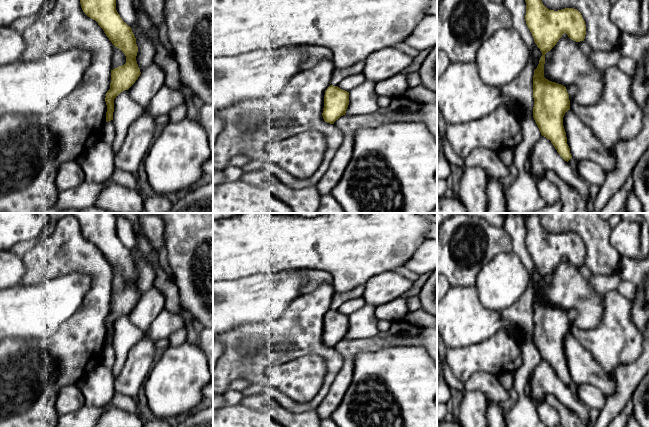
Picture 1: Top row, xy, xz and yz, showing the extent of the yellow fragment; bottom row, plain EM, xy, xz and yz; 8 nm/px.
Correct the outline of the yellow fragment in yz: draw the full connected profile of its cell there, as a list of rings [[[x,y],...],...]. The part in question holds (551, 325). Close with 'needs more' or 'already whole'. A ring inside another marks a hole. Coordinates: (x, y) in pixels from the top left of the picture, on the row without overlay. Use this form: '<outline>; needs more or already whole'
[[[538,213],[524,218],[526,226],[526,248],[540,273],[542,280],[533,300],[533,342],[541,359],[551,365],[565,384],[572,380],[567,368],[563,341],[570,334],[570,324],[565,310],[544,301],[545,278],[550,275],[564,257],[576,266],[584,265],[586,249],[581,237],[574,232],[558,235],[546,232]]]; already whole

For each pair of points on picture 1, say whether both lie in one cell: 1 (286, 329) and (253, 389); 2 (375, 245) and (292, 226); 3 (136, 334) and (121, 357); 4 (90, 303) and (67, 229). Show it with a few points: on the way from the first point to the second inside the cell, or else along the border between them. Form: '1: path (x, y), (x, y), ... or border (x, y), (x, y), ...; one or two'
1: border (251, 383), (257, 383), (266, 387); two
2: path (354, 243), (320, 243), (317, 240), (313, 240); one
3: path (130, 340), (121, 351); one
4: path (96, 285), (96, 269), (74, 247); one

